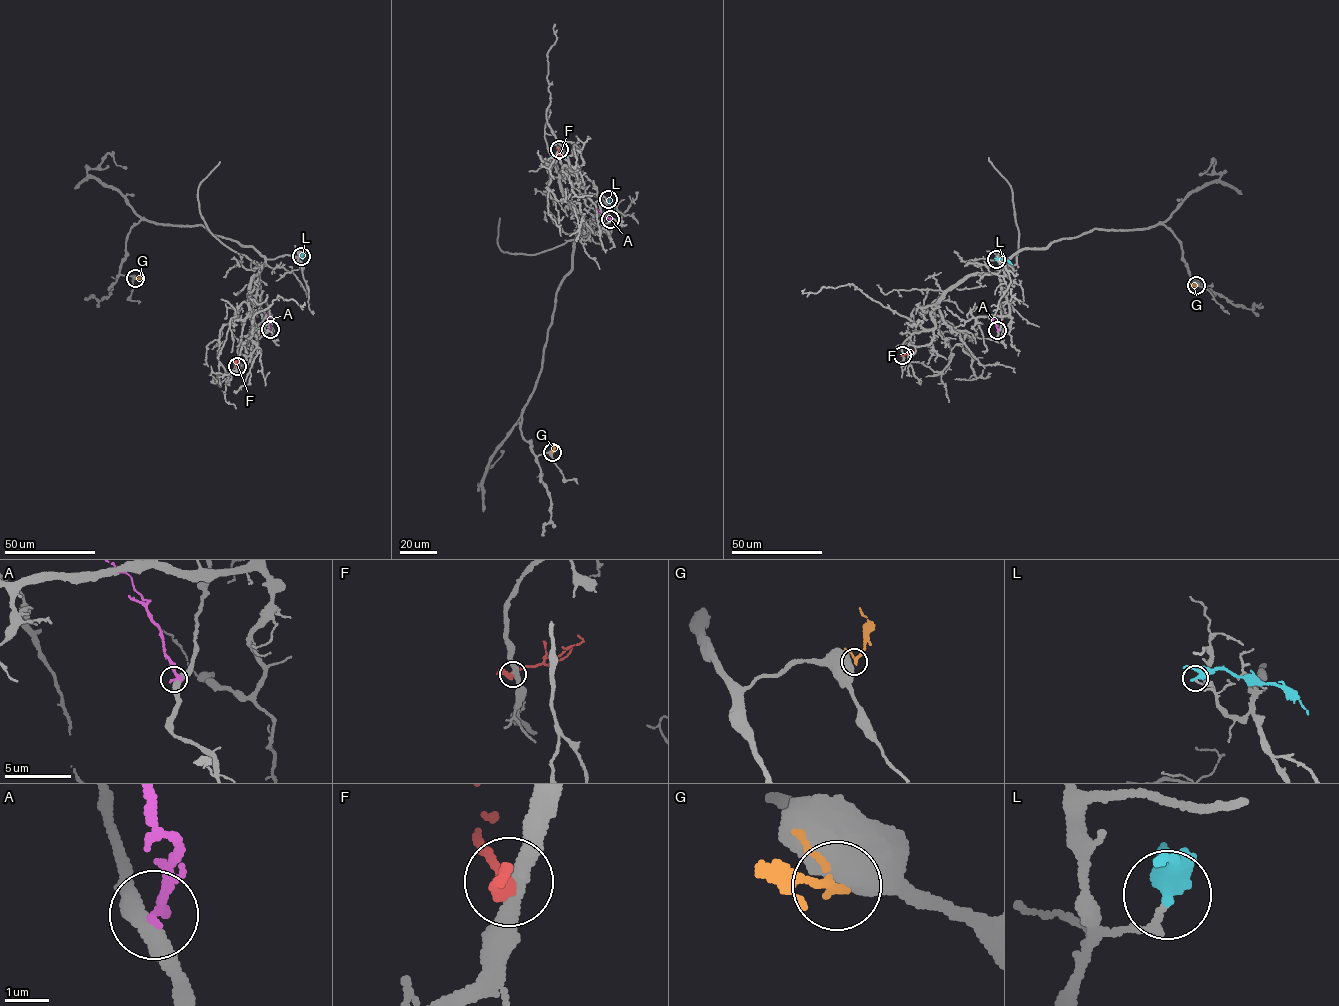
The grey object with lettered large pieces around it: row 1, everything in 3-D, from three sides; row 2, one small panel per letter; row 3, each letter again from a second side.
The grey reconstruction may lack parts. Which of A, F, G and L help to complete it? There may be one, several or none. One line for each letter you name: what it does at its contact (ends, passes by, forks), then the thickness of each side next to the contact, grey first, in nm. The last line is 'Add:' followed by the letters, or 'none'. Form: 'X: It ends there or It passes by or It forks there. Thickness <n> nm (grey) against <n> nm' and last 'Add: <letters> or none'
Add: none

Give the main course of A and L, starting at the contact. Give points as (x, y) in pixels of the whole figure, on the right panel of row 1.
A: (997, 330), (994, 320), (986, 312)
L: (996, 260), (1004, 259), (1011, 265)

